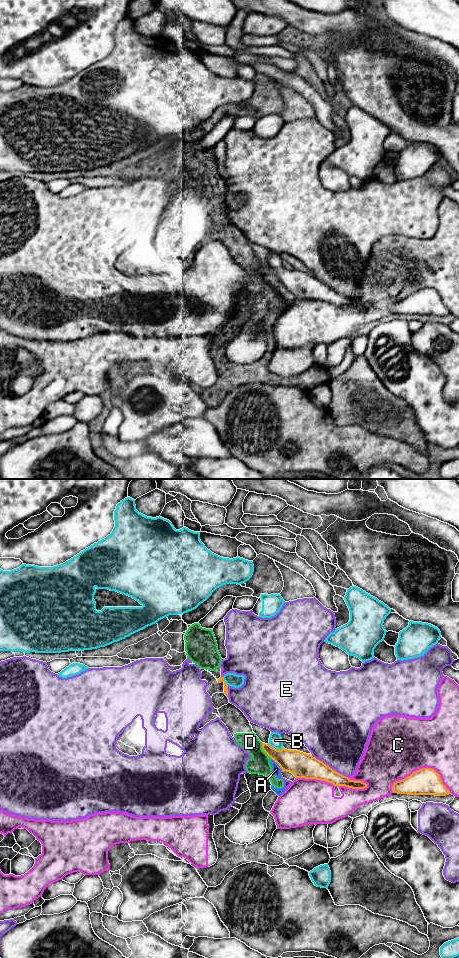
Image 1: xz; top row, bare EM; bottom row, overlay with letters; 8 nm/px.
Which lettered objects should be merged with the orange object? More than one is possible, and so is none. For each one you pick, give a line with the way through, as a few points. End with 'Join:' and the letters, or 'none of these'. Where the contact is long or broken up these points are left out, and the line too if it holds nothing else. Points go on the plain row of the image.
Join: none of these

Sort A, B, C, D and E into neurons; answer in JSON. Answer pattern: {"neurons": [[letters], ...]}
{"neurons": [["A", "D"], ["B"], ["C"], ["E"]]}

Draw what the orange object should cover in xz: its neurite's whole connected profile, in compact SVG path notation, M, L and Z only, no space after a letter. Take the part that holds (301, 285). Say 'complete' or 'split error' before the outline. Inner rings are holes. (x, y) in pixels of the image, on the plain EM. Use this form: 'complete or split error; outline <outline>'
complete; outline M262 263L262 269L282 290L292 293L296 298L316 299L352 309L367 307L366 303L350 300L310 274L284 267L277 270L265 263Z

